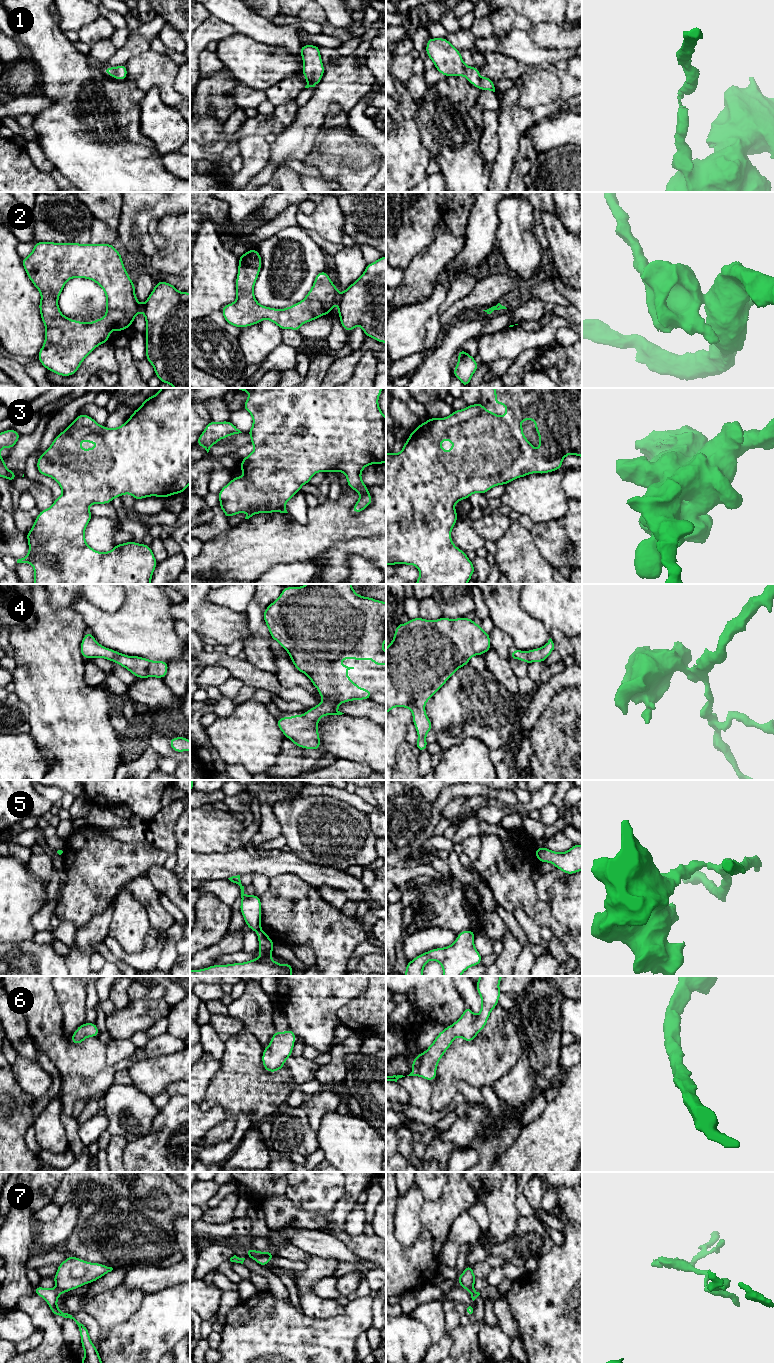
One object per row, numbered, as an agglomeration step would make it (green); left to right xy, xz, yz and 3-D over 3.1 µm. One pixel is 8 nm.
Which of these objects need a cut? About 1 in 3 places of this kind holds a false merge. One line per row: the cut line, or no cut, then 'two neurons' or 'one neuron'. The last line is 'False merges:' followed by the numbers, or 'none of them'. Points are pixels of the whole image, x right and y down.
1: no cut; one neuron
2: cut in xz along (337, 295), (338, 299); two neurons
3: no cut; one neuron
4: no cut; one neuron
5: cut in xz along (260, 928), (257, 931); two neurons
6: no cut; one neuron
7: cut in xy along (56, 1288), (60, 1292); two neurons
False merges: 2, 5, 7

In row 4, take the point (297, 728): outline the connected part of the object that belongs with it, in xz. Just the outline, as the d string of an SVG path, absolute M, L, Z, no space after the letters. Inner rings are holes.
M307 584L301 587L284 587L281 595L265 609L263 618L271 638L287 651L295 668L309 677L323 697L320 704L307 710L304 715L277 719L277 726L298 747L319 750L318 721L325 715L344 714L337 710L341 703L370 699L373 694L372 691L360 688L347 676L346 672L354 667L342 665L339 661L371 659L376 665L386 665L386 651L383 649L386 641L386 602L358 595L351 584Z

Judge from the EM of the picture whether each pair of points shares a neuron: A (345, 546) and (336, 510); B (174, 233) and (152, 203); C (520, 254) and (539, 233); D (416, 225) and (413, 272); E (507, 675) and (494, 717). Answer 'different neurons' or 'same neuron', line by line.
A: different neurons
B: different neurons
C: different neurons
D: different neurons
E: different neurons

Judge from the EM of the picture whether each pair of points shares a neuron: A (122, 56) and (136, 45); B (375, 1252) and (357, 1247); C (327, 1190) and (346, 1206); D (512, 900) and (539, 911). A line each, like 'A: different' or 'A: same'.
A: same
B: same
C: different
D: same

